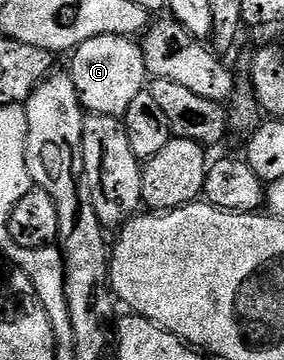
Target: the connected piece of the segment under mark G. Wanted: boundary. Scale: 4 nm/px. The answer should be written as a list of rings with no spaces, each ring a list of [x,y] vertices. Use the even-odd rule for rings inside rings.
[[[96,36],[80,44],[69,55],[68,73],[82,101],[83,111],[104,118],[118,118],[125,115],[128,104],[143,93],[148,82],[146,65],[142,59],[139,43],[133,38],[120,36]]]

